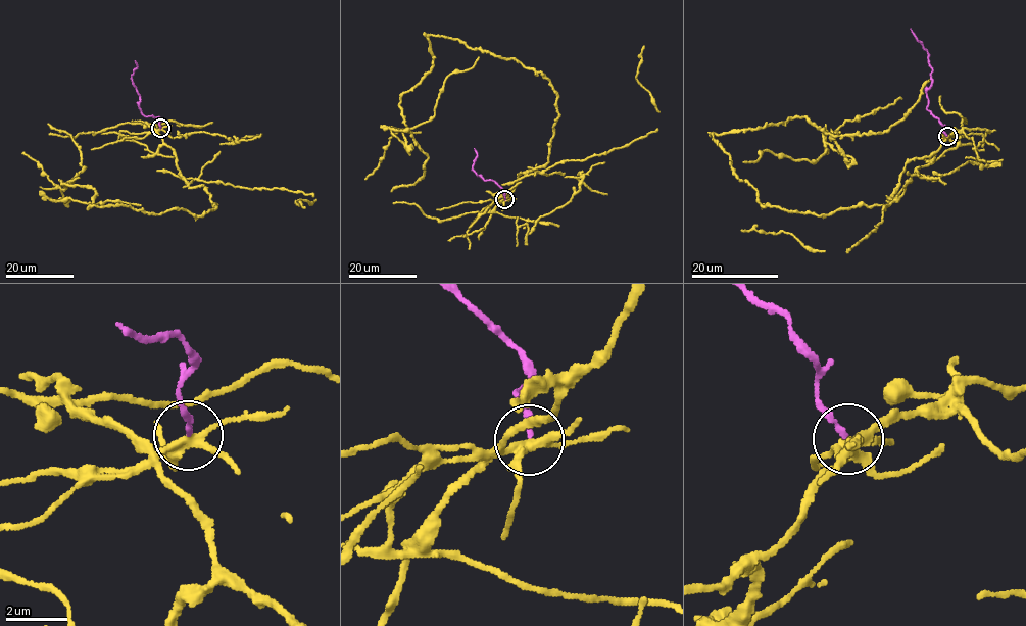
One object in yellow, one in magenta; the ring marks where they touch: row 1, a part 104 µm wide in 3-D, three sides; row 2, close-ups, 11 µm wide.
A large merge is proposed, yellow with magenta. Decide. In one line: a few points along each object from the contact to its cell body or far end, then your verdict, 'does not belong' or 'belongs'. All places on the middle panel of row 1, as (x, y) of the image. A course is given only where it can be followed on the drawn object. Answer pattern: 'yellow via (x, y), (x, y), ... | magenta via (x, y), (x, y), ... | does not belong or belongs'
yellow via (504, 199), (547, 161), (541, 71), (429, 35), (405, 145), (391, 132), (429, 122), (479, 57) | magenta via (504, 199), (504, 191), (494, 182), (478, 176), (474, 170), (472, 165), (477, 156), (474, 148) | does not belong

